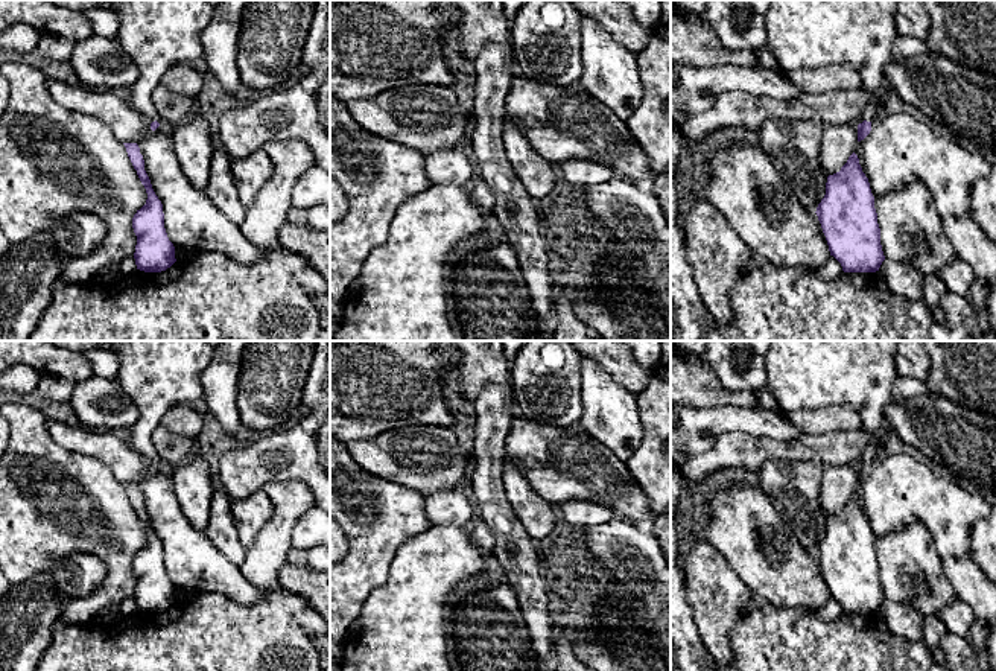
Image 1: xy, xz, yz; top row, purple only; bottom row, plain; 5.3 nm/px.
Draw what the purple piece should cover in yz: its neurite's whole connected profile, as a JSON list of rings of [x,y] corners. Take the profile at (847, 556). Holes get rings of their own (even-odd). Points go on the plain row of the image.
[[[855,493],[839,513],[827,517],[826,536],[815,554],[826,577],[830,596],[841,604],[844,613],[879,612],[885,596],[880,586],[880,569],[874,549],[874,537]]]

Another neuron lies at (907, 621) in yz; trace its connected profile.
[[[885,599],[879,613],[883,616],[891,631],[909,641],[920,641],[925,638],[926,616],[915,607]]]

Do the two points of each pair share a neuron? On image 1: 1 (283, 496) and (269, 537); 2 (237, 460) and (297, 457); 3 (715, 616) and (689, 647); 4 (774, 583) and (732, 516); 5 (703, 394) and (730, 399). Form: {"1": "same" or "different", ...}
{"1": "same", "2": "same", "3": "different", "4": "same", "5": "same"}

